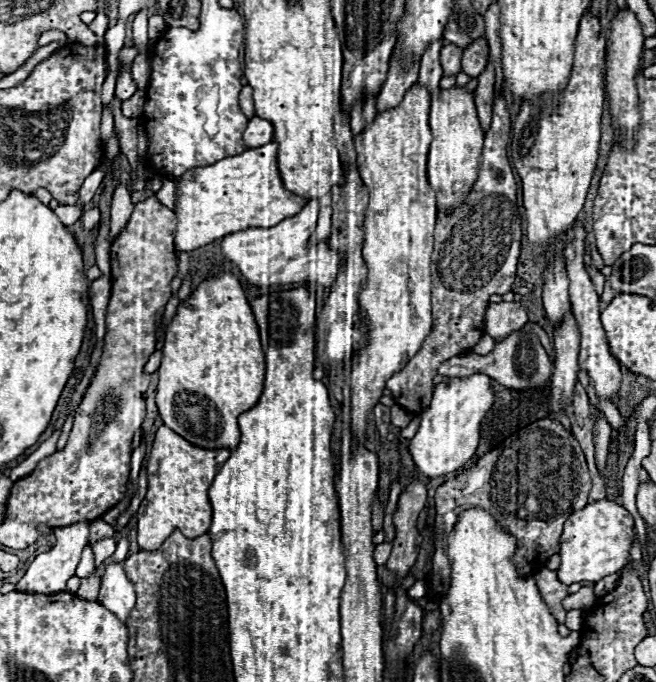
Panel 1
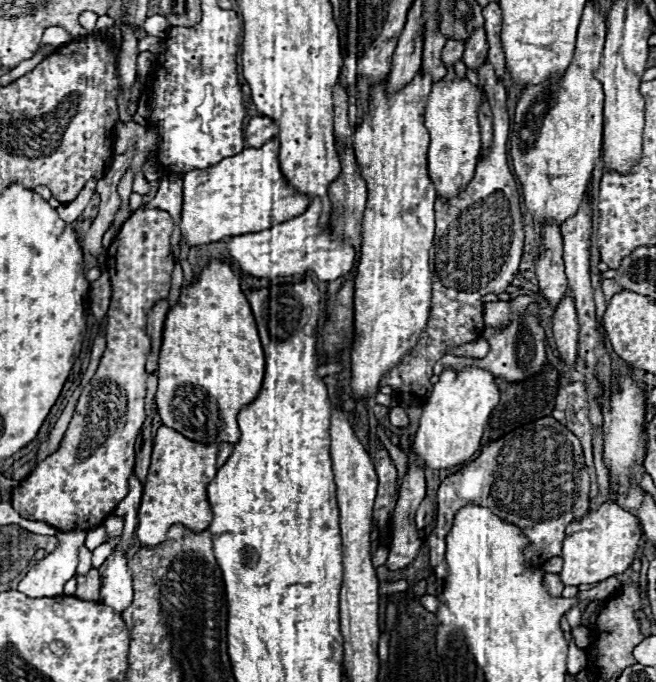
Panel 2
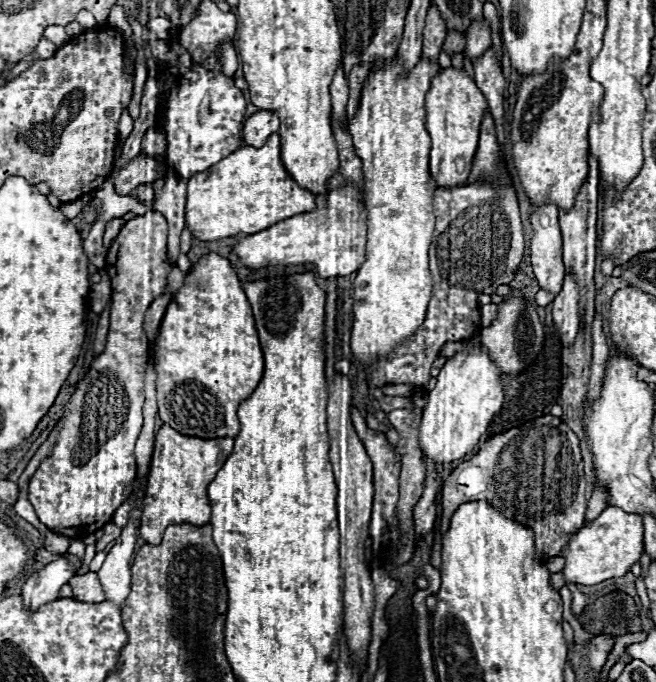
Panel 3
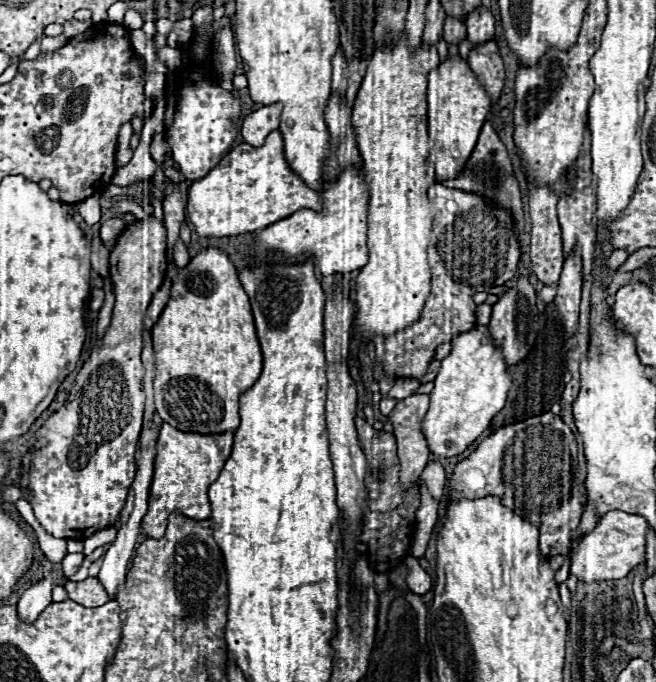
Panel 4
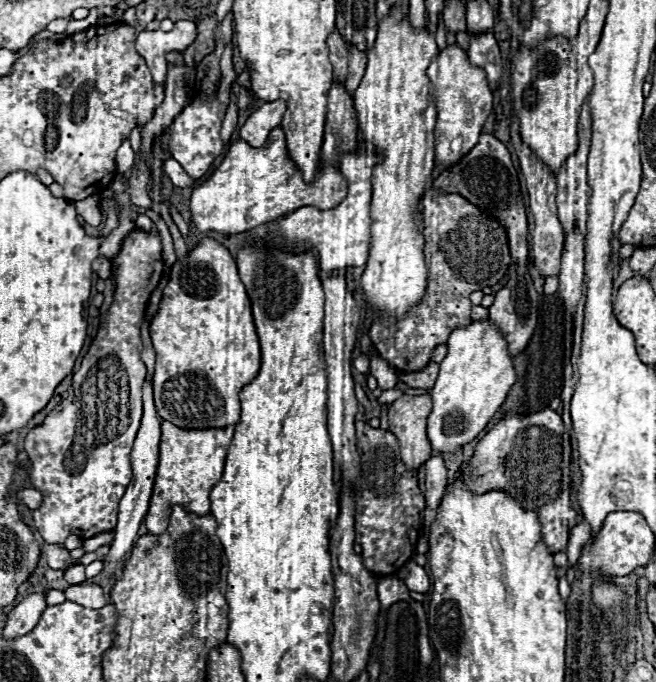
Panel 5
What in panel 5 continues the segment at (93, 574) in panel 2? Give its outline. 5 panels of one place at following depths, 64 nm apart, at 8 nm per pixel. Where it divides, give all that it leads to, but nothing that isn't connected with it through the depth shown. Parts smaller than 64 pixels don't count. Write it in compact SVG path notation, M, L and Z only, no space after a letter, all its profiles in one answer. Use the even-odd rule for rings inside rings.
M82 582L82 584L72 584L64 590L66 598L80 604L80 606L86 606L86 608L102 608L106 606L110 600L104 596L102 588L96 584L96 582Z

